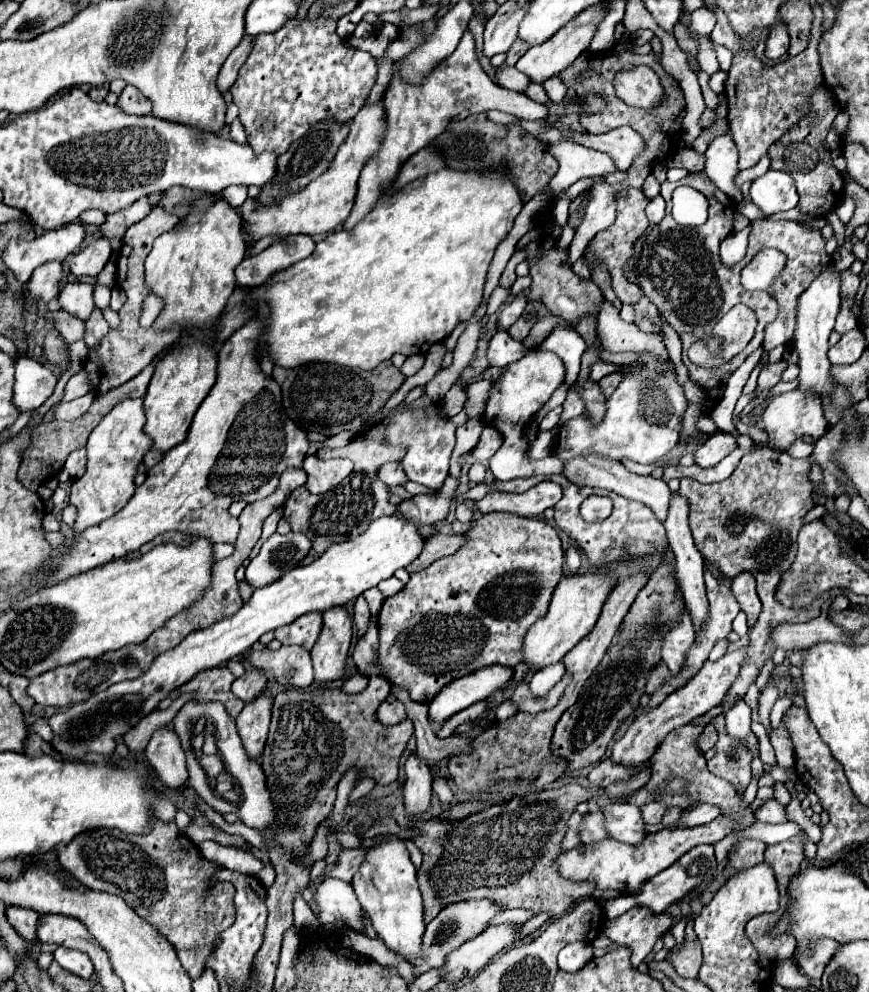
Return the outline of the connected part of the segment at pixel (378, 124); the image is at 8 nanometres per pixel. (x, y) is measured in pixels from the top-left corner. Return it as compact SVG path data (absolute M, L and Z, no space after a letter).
M370 104L364 106L352 120L350 120L350 134L346 142L340 146L330 170L326 170L322 176L316 178L316 182L310 182L306 188L298 190L298 194L288 194L282 196L278 202L272 202L270 206L258 206L256 210L256 198L248 198L240 206L240 216L244 222L244 238L248 244L258 242L264 236L290 236L290 234L324 234L334 230L338 224L342 224L356 198L356 184L362 172L362 166L366 160L378 150L384 134L384 106L380 104Z

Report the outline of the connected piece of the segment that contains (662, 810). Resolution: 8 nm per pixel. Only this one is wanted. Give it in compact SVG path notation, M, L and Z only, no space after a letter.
M650 802L650 804L646 804L646 806L642 806L640 808L642 810L642 818L644 818L644 822L650 822L650 824L658 824L658 822L662 822L662 816L666 814L666 806L664 804L658 804L658 802Z

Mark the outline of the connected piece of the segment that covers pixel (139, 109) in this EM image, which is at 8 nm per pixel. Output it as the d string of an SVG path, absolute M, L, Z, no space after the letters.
M126 86L124 92L118 96L116 106L126 114L150 114L150 100L142 96L134 86Z

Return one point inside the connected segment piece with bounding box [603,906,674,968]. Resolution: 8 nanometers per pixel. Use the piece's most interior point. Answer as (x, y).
(639, 928)

